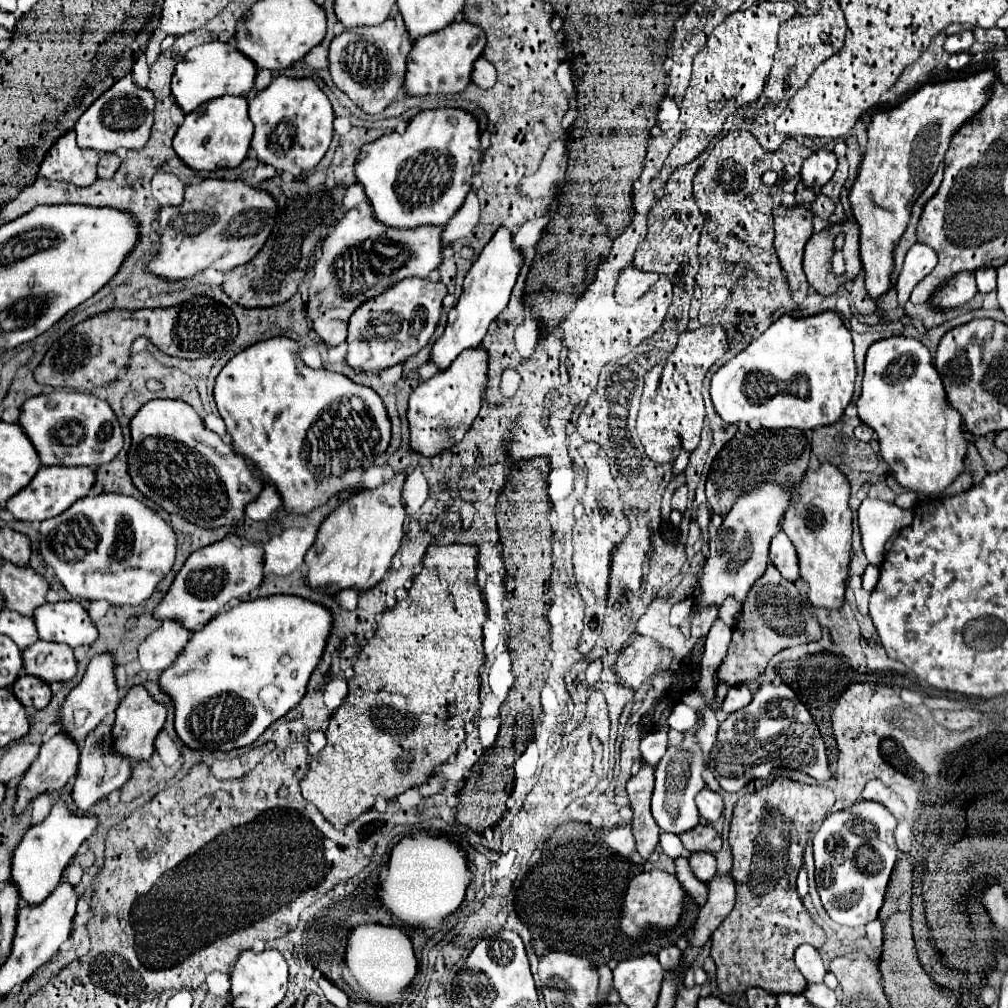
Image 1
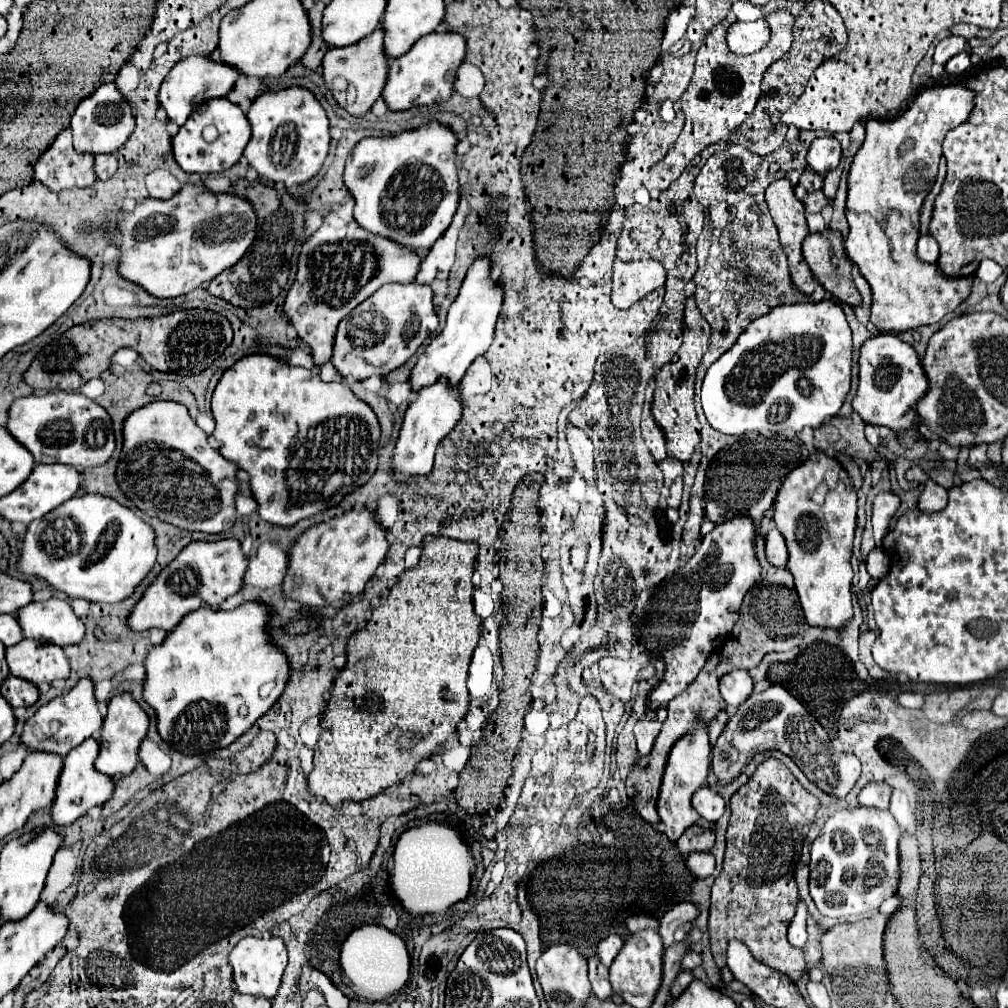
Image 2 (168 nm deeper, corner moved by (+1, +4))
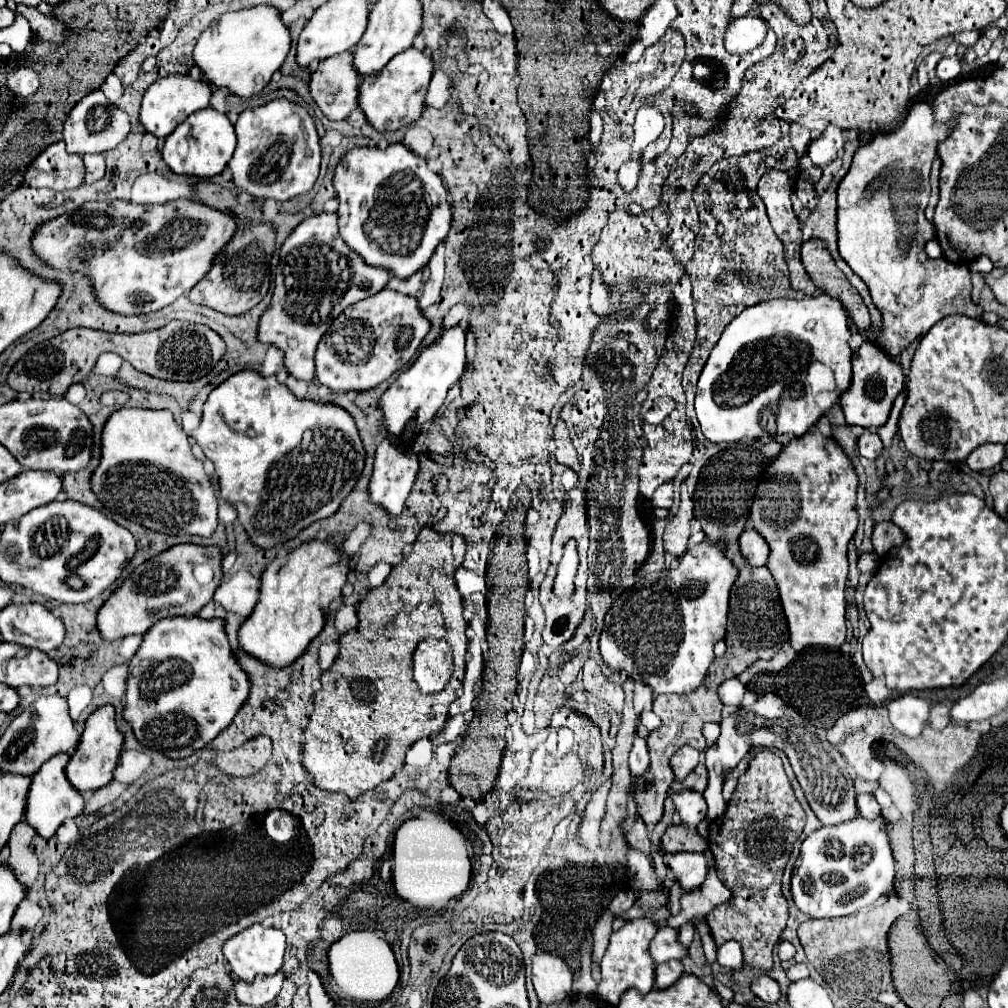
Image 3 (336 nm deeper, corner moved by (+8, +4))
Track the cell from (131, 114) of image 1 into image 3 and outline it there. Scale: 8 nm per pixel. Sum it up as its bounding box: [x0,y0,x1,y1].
[65,89,129,155]

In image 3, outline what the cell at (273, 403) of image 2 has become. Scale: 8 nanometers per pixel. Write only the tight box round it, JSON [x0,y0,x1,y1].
[191,371,365,549]

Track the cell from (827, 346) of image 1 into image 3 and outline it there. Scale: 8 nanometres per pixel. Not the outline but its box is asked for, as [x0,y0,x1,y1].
[695,295,853,443]

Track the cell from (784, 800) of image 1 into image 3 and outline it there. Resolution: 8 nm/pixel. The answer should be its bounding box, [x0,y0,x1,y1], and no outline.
[707,749,805,967]

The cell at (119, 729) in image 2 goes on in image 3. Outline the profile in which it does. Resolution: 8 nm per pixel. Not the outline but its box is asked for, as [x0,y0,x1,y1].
[65,705,123,793]

